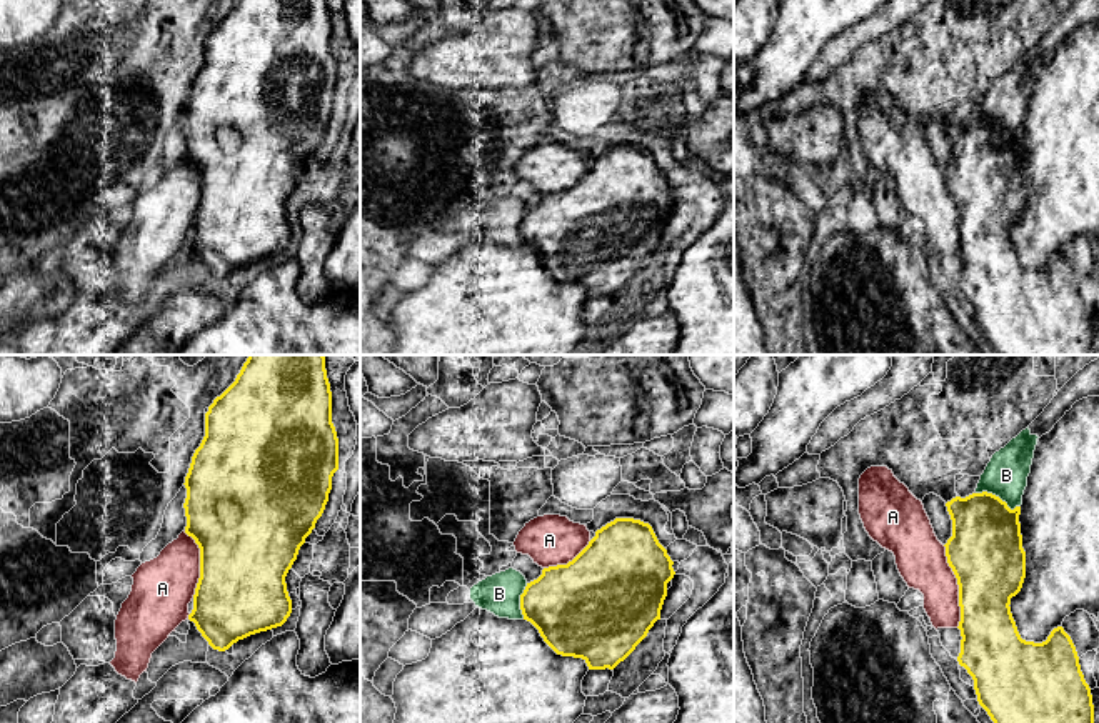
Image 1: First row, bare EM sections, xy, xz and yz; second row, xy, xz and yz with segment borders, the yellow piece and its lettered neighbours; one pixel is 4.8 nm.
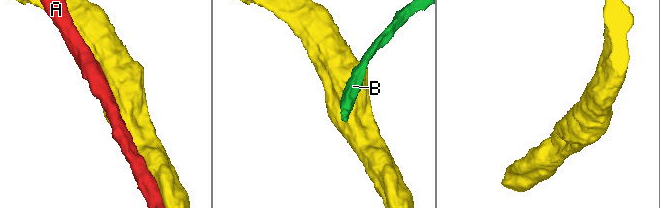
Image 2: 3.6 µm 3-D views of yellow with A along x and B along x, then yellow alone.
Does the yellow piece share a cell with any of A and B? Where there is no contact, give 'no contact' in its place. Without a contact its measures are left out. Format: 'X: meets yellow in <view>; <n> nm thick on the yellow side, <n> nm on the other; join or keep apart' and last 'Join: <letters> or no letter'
A: meets yellow in yz; 360 nm thick on the yellow side, 240 nm on the other; join
B: meets yellow in yz; 360 nm thick on the yellow side, 200 nm on the other; keep apart
Join: A

